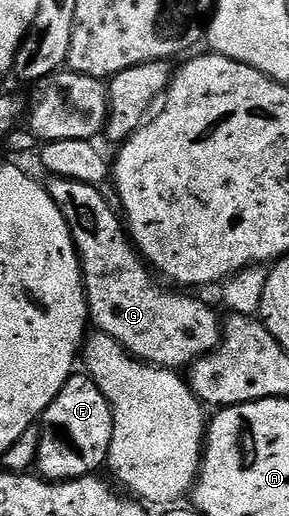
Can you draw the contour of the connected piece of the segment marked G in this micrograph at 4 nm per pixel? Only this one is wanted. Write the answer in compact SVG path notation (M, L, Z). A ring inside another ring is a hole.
M49 176L47 180L48 194L52 196L54 203L58 203L72 232L76 254L80 257L80 270L84 276L84 294L88 296L88 316L91 324L99 332L112 338L117 346L123 347L131 356L147 364L158 365L162 369L187 370L200 357L215 351L222 338L222 317L219 317L206 302L191 297L188 294L191 292L177 291L175 288L163 289L156 282L157 274L140 256L131 237L128 236L121 214L114 205L112 210L111 203L100 194L101 190L97 186L78 183L65 177Z

